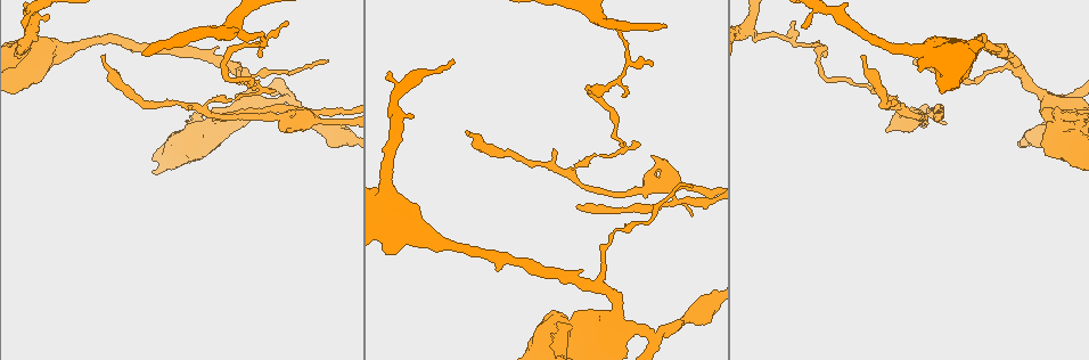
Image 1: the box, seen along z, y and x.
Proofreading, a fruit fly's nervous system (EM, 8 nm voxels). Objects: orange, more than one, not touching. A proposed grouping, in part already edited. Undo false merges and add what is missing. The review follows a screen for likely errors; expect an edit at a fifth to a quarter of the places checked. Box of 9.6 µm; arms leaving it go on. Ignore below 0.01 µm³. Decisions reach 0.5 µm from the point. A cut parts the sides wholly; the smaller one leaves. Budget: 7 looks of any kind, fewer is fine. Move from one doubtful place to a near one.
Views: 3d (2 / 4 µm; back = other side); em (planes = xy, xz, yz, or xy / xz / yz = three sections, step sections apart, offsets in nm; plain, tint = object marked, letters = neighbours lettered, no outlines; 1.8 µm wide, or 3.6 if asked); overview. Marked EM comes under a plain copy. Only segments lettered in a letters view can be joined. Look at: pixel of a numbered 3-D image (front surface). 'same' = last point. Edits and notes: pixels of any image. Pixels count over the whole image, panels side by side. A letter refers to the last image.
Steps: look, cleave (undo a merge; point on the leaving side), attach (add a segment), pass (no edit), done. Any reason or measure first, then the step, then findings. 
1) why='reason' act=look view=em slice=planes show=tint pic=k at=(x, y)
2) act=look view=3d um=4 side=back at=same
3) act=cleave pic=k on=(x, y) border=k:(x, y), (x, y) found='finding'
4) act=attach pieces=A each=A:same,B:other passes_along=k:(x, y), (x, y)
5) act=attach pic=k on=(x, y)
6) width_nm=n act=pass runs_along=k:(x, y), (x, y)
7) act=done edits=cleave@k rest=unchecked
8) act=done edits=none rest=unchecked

why='thin end' act=look view=em slice=planes show=letters pic=1 at=(794, 21)

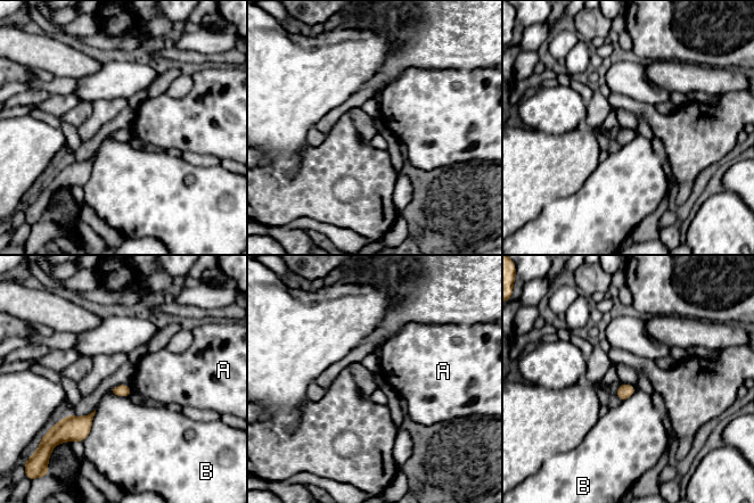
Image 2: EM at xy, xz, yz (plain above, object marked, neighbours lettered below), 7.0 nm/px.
width_nm=90 act=pass each=A:other,B:other border=2:(96, 410), (91, 430), (82, 442) found='no lettered segment goes on from it'

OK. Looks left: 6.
why='a narrow waist' act=look view=em um=3.6 slice=planes show=letters pic=1 at=(669, 188)

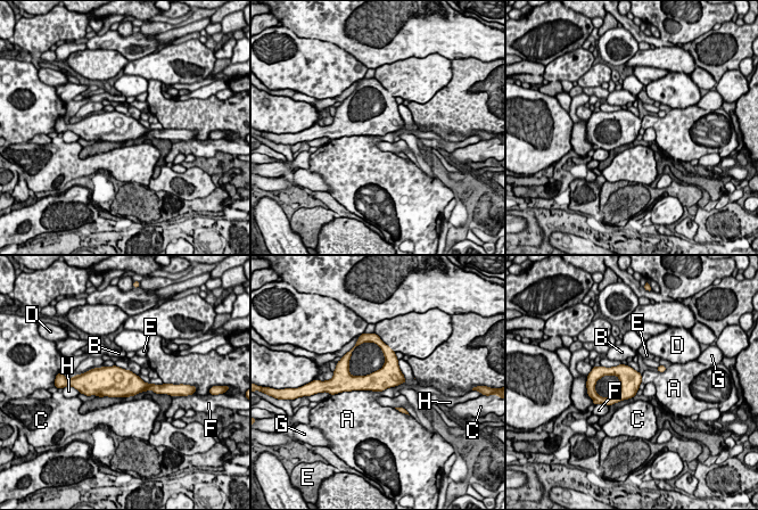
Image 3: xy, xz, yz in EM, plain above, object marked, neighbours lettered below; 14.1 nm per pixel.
act=pass each=A:other,B:other,C:other,D:other,E:other,F:other,G:other,H:other border=3:(400, 384), (378, 392) found='continuous, no second neuron'

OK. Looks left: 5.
why='abrupt turn' act=look view=3d um=4 pic=1 at=(654, 335)

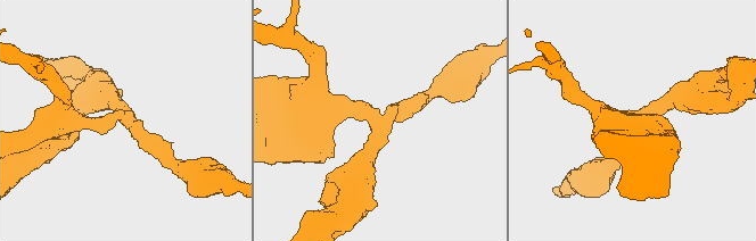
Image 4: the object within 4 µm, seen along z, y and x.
arms=3 arm_widths_nm=260,280,280 why='now the EM' act=look view=em slice=planes show=tint pic=4 at=(377, 122)

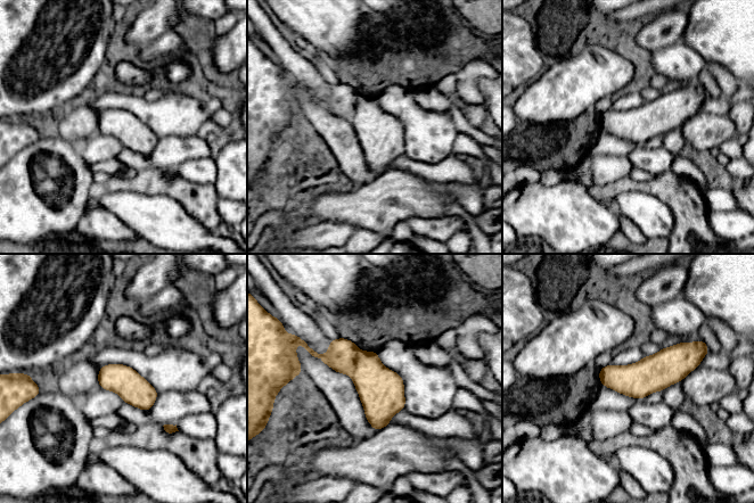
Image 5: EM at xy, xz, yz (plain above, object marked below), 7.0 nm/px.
act=look view=em slice=planes show=letters at=same

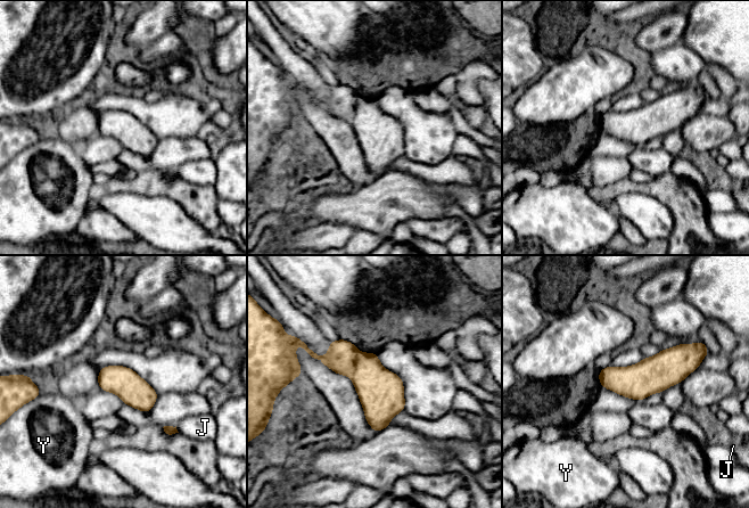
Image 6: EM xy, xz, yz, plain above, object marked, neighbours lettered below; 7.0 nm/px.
act=cleave pic=6 on=(378, 388) each=J:other,Y:other found='two neurons meet here'

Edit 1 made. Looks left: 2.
act=done edits=cleave@6 rest=unchecked

